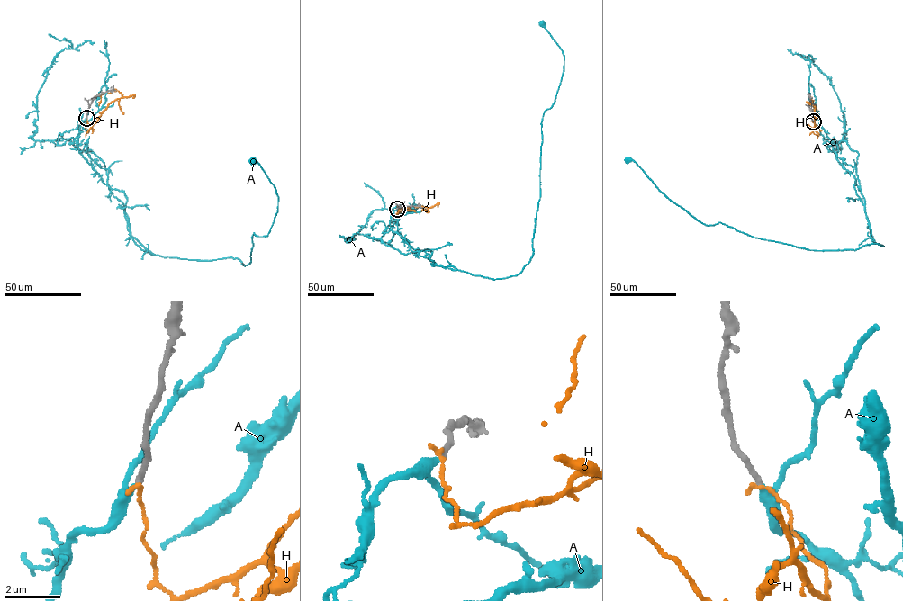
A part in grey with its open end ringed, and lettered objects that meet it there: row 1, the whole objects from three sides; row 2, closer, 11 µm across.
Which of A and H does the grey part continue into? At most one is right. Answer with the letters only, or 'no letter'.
A

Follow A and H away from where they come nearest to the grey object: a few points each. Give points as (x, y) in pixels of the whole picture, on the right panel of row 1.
A: (814, 121), (855, 179), (871, 238), (883, 246), (808, 249), (718, 222), (703, 224), (627, 160)
H: (813, 121), (817, 127), (814, 126), (816, 110), (810, 98), (814, 111)

